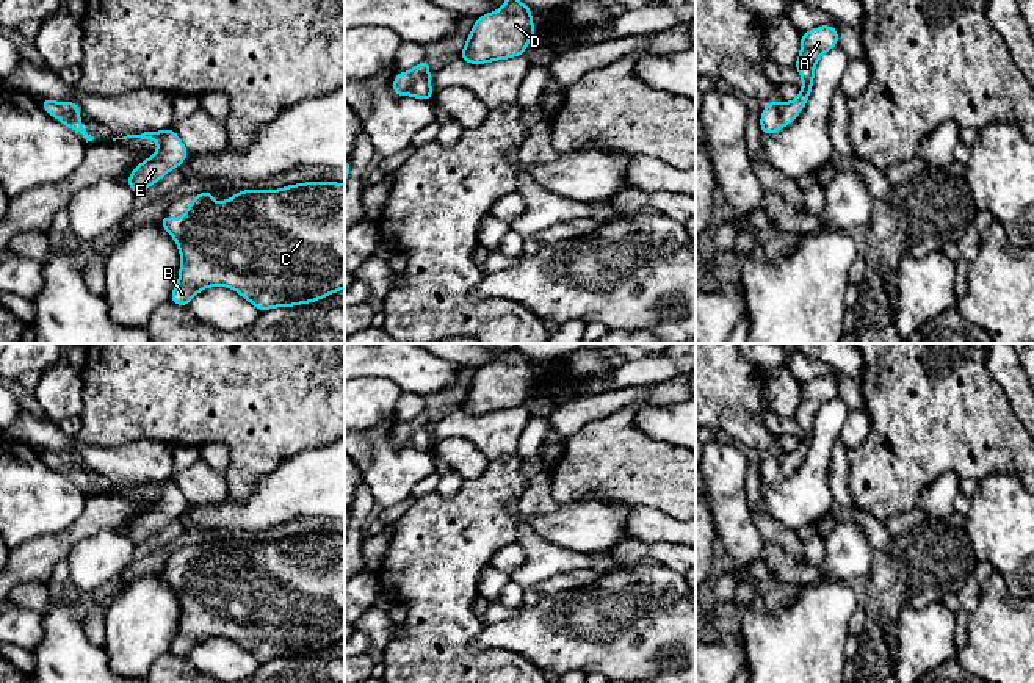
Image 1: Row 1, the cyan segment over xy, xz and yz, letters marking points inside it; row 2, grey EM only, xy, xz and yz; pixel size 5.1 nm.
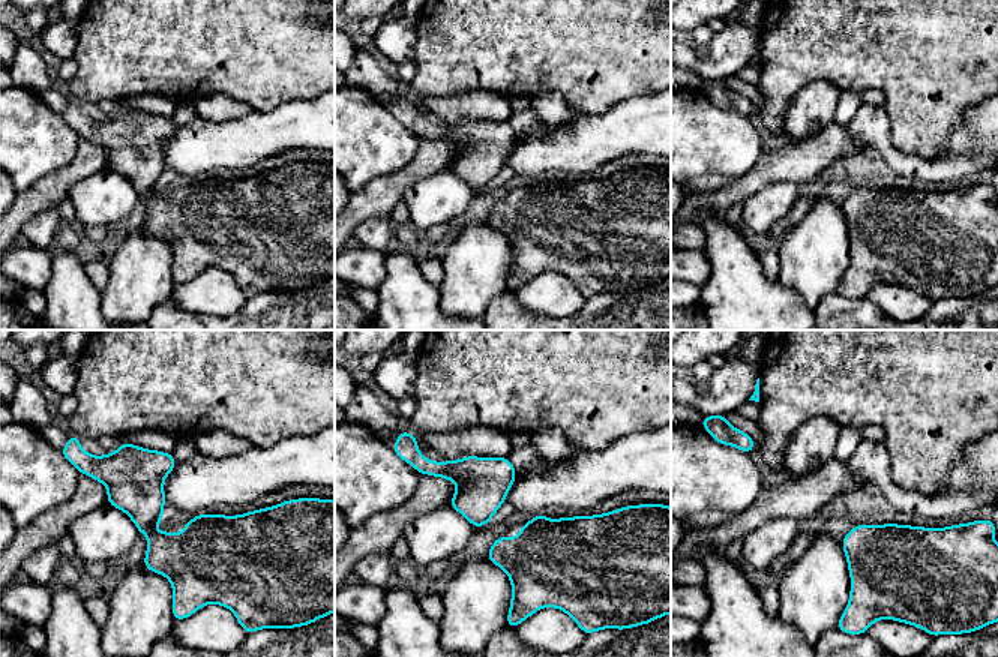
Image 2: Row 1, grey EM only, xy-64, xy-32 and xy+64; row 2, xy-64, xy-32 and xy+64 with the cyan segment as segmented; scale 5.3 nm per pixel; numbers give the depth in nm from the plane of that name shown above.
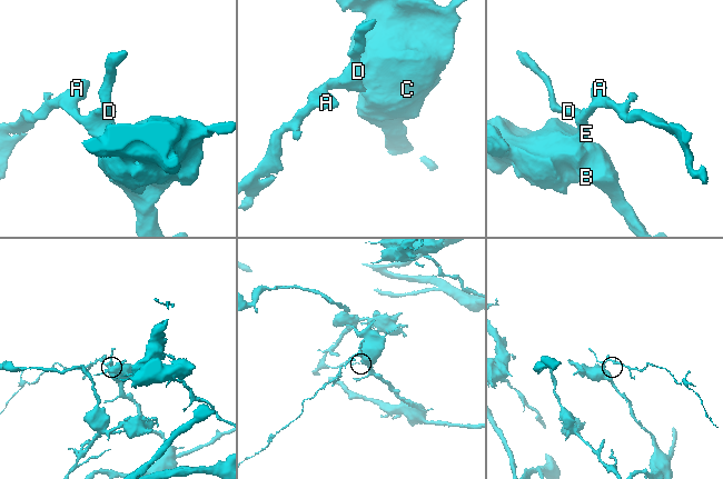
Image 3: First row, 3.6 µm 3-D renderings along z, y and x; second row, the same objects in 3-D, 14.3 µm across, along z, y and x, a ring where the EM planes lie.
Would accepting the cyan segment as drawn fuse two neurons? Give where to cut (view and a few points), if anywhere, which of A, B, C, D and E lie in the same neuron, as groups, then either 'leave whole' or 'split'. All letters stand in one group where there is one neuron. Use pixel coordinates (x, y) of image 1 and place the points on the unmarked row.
no cut; A B C D E; leave whole

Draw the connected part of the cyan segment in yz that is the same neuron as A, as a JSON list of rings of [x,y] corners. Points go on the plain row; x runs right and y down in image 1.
[[[821,376],[801,385],[801,403],[794,418],[802,429],[802,440],[793,453],[772,451],[763,457],[760,468],[763,486],[782,481],[801,465],[812,445],[815,418],[819,409],[837,396],[838,382],[832,376]]]

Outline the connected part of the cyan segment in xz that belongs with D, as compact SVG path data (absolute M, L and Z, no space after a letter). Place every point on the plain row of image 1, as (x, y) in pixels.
M508 343L501 359L476 368L461 410L468 415L486 415L523 406L536 387L531 365L530 357L514 343Z

